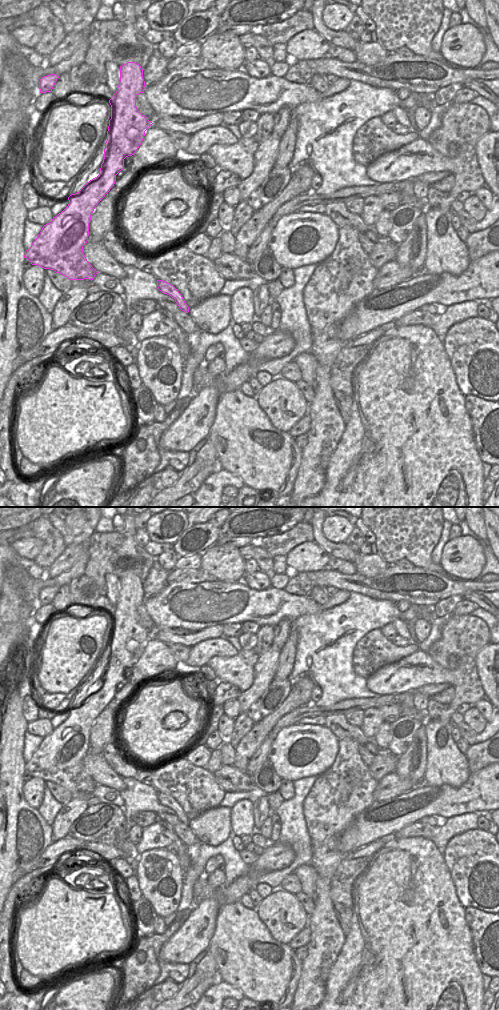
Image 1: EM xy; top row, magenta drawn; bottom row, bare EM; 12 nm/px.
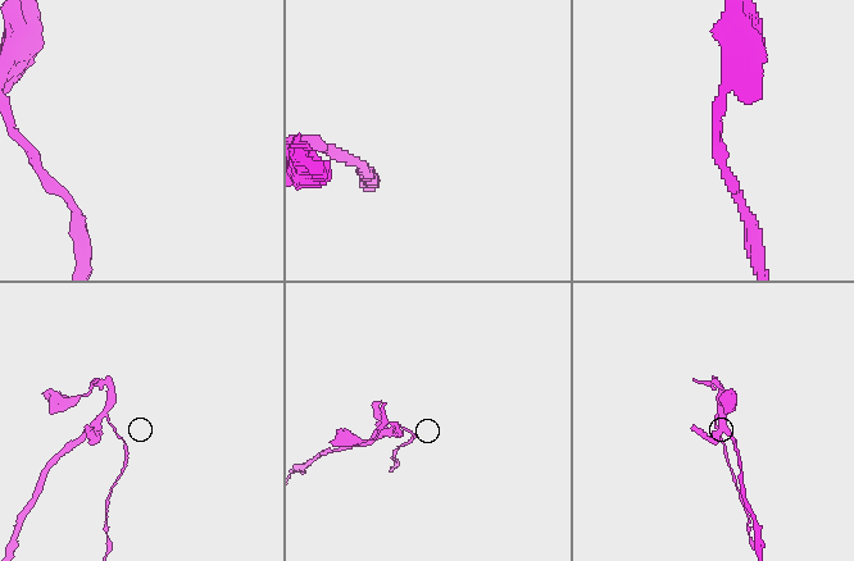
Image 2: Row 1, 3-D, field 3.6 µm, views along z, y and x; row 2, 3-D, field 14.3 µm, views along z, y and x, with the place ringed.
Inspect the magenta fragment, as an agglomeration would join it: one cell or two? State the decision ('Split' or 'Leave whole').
Split

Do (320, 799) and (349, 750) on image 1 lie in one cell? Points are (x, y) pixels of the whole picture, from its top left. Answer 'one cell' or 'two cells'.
one cell

